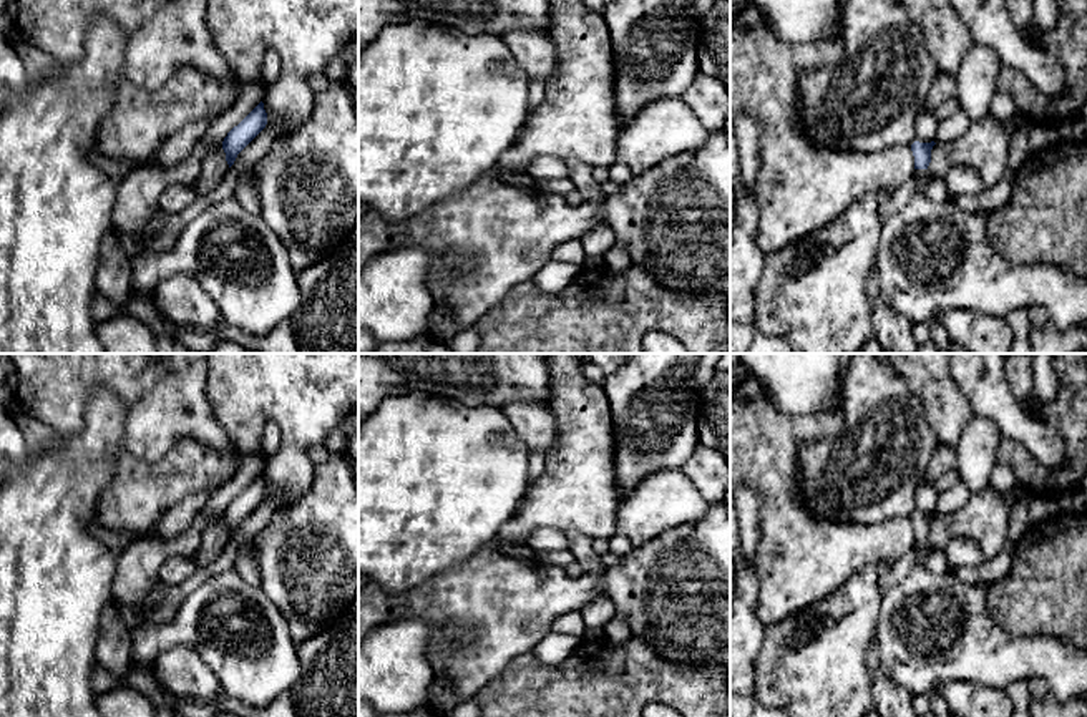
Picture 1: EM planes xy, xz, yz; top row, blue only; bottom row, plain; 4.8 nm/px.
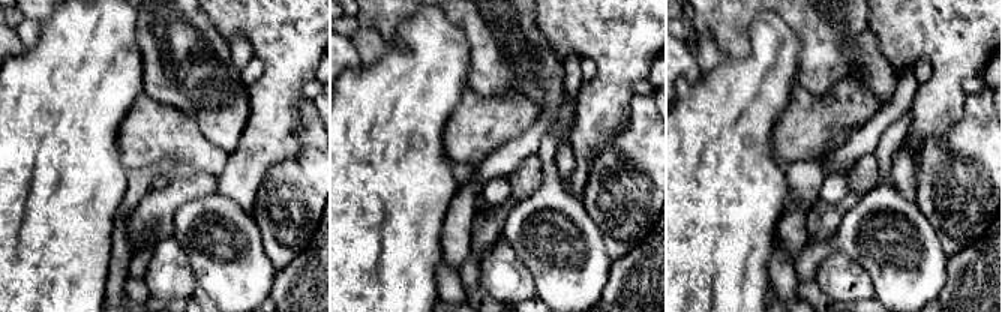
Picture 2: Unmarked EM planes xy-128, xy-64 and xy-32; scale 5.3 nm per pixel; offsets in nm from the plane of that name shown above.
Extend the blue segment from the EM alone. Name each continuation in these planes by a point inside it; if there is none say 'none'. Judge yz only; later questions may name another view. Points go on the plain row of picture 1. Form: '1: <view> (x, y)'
1: yz (931, 629)

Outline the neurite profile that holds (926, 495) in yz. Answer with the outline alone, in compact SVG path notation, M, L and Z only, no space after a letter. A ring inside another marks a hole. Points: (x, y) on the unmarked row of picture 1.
M921 481L916 488L916 513L931 515L934 513L939 491L933 483Z

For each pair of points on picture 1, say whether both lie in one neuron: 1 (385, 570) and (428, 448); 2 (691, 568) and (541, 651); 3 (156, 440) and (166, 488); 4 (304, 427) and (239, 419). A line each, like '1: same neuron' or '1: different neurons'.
1: same neuron
2: different neurons
3: different neurons
4: same neuron

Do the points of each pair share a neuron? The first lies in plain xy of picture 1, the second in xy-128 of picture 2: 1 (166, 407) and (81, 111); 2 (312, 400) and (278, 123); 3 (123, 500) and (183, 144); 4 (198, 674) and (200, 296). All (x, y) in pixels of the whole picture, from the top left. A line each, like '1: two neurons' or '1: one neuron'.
1: two neurons
2: one neuron
3: one neuron
4: two neurons

